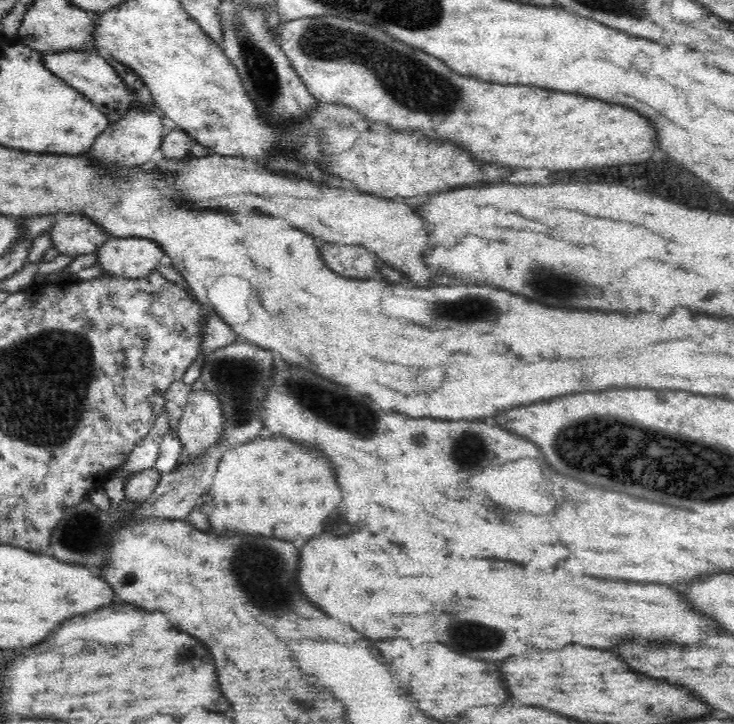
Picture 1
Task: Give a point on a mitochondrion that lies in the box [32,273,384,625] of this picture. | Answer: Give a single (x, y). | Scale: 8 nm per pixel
(263, 575)

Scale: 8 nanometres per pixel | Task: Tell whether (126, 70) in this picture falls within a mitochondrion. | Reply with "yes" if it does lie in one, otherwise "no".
no

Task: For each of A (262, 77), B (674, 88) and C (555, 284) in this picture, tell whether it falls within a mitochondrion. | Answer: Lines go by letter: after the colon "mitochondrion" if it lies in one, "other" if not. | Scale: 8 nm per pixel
A: mitochondrion
B: other
C: mitochondrion

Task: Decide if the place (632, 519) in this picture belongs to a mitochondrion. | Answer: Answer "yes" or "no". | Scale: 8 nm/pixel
no

